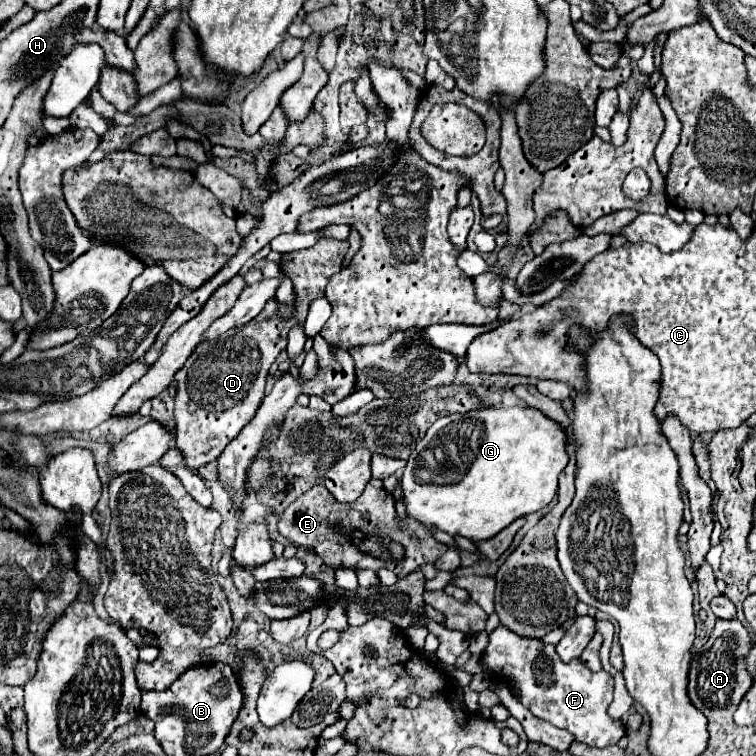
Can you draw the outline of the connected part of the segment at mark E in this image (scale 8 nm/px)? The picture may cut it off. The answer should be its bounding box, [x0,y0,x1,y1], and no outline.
[278,483,448,577]

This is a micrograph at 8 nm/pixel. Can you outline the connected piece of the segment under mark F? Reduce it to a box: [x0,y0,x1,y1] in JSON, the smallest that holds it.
[482,625,624,747]

